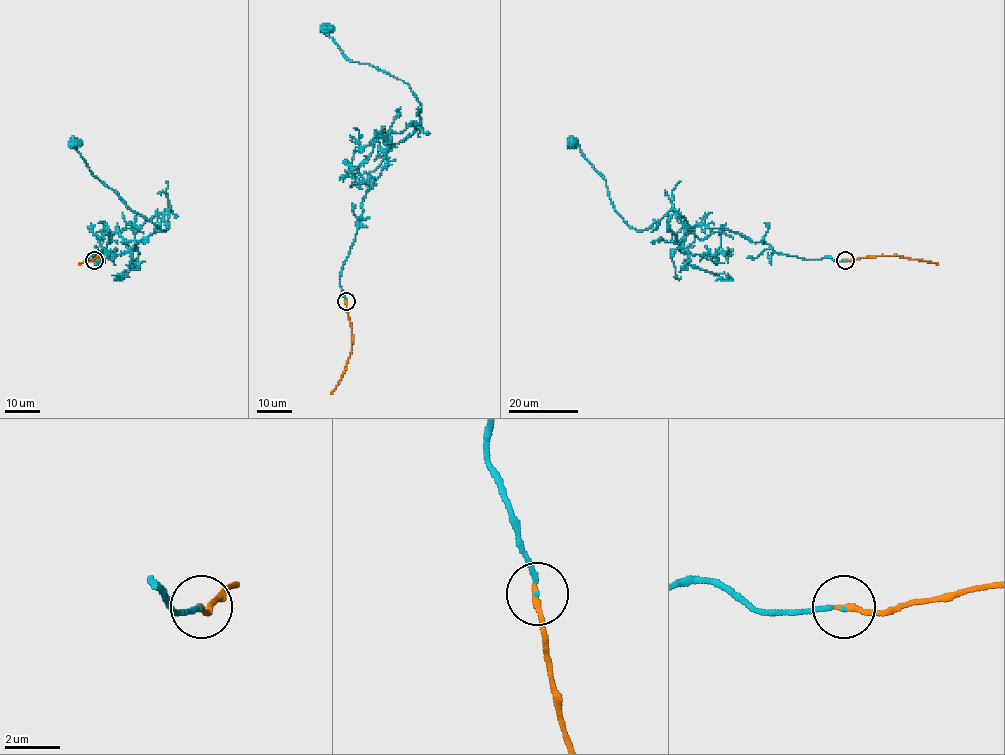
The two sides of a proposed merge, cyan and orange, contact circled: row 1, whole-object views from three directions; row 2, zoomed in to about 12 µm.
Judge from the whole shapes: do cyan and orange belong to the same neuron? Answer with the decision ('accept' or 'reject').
accept

